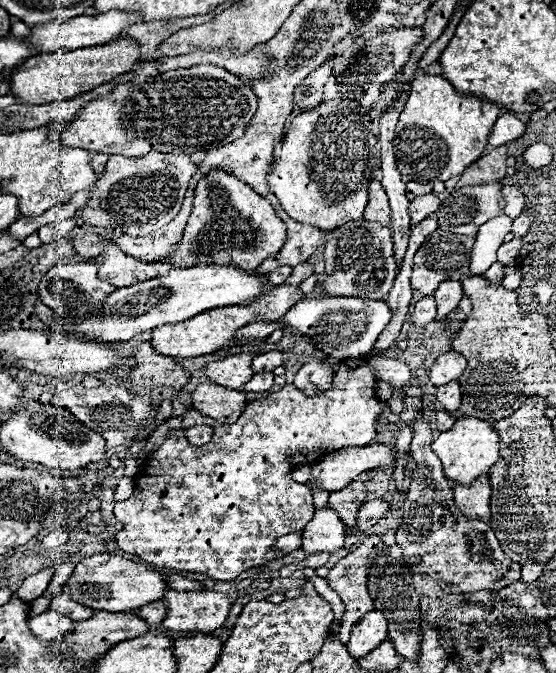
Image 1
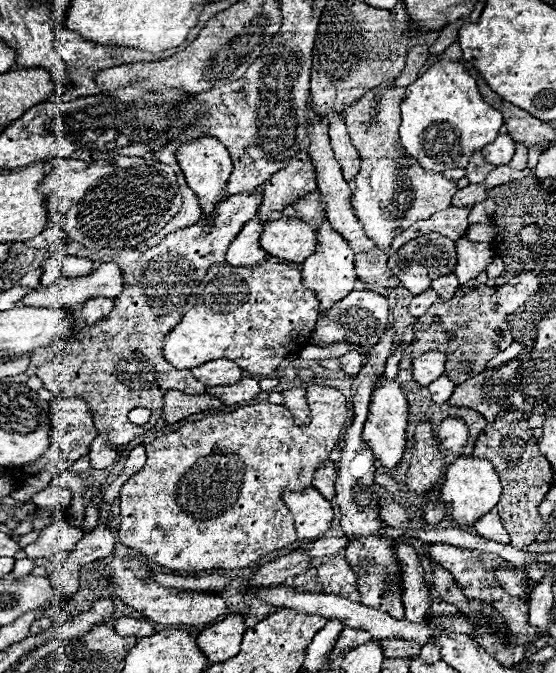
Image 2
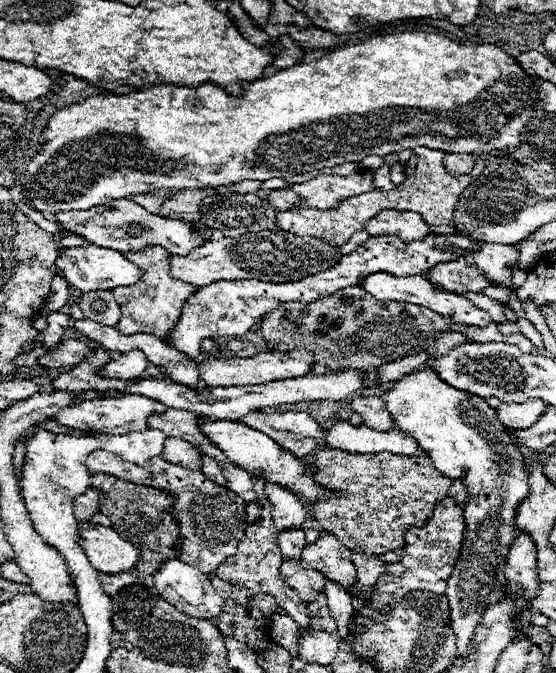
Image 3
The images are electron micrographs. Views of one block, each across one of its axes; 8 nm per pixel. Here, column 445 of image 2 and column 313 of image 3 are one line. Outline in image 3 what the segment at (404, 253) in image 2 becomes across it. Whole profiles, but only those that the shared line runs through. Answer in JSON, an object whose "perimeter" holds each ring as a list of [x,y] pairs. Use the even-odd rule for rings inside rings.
{"perimeter":[[[262,230],[262,232],[246,232],[236,238],[222,238],[214,242],[206,242],[196,248],[188,256],[172,256],[170,272],[174,278],[184,280],[188,284],[196,284],[198,288],[214,284],[218,280],[236,282],[236,280],[264,280],[272,284],[296,282],[306,276],[314,276],[316,272],[324,272],[340,262],[342,254],[338,246],[328,244],[326,240],[314,236],[296,236],[286,230]]]}

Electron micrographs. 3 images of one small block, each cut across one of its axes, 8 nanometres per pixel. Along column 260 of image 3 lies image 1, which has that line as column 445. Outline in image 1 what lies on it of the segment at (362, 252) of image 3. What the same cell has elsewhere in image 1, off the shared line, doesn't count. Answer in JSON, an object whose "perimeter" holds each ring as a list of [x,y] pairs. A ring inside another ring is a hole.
{"perimeter":[[[440,282],[440,286],[434,292],[434,298],[438,302],[438,320],[444,320],[448,316],[448,312],[452,312],[458,302],[462,300],[464,292],[462,292],[462,284],[460,282]]]}

